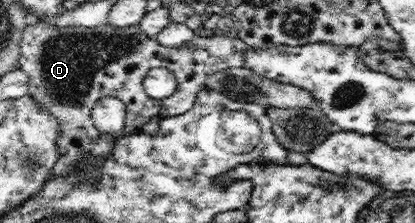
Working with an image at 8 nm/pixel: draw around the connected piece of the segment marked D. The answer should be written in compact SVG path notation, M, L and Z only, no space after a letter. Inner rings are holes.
M30 20L27 24L27 27L24 28L22 39L20 41L19 68L29 75L29 94L36 100L36 103L40 107L43 107L46 111L50 111L50 114L52 114L54 118L58 119L58 124L60 124L60 153L58 153L57 162L52 168L49 178L54 178L57 176L72 176L74 171L76 171L76 167L80 165L81 154L90 154L90 156L93 158L93 163L102 163L104 159L111 157L115 143L115 141L113 141L113 137L110 135L101 135L91 121L92 109L94 109L94 105L96 105L96 102L99 99L102 99L104 96L116 96L118 99L122 100L127 107L127 117L126 123L124 125L124 132L126 132L126 136L138 134L140 131L142 131L143 126L154 117L161 118L163 115L176 116L177 114L183 115L184 113L187 113L189 109L192 109L192 106L196 101L196 95L198 95L198 91L200 91L200 89L204 89L206 78L211 73L216 73L217 71L222 71L226 68L239 68L244 66L244 55L246 55L246 51L248 51L248 49L250 49L250 46L238 38L235 33L224 34L217 31L211 37L201 37L194 35L194 37L188 41L188 43L180 45L180 47L177 48L170 48L160 44L156 37L146 35L141 30L139 24L131 25L130 27L119 28L106 22L104 25L91 28L82 26L66 26L56 28L56 26L48 24L48 22L42 22L42 20ZM152 67L166 67L166 69L169 69L177 78L177 90L171 96L164 98L162 101L159 99L150 98L146 92L144 92L144 87L142 86L142 80L144 79L146 73L152 69Z

